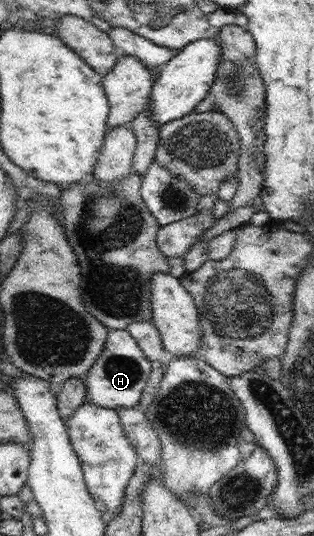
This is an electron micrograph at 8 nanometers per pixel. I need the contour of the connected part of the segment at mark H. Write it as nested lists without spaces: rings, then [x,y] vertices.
[[[108,328],[104,349],[84,377],[87,401],[116,411],[121,407],[140,405],[141,395],[153,366],[153,362],[148,361],[127,329]]]

